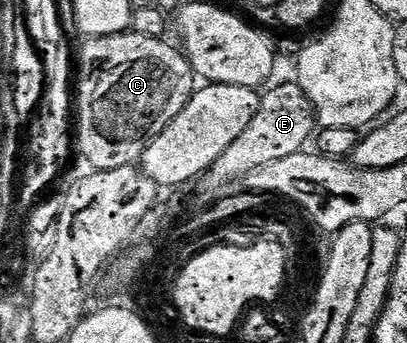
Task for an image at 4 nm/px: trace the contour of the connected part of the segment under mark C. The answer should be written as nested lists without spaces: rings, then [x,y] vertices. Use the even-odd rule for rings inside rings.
[[[135,33],[87,38],[82,47],[82,80],[76,83],[76,147],[91,163],[95,172],[115,171],[137,164],[146,151],[147,142],[154,139],[188,105],[196,90],[196,76],[185,54],[165,38],[153,39]]]

